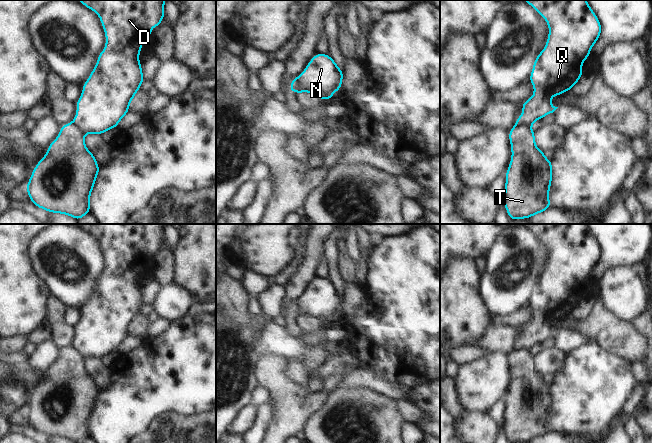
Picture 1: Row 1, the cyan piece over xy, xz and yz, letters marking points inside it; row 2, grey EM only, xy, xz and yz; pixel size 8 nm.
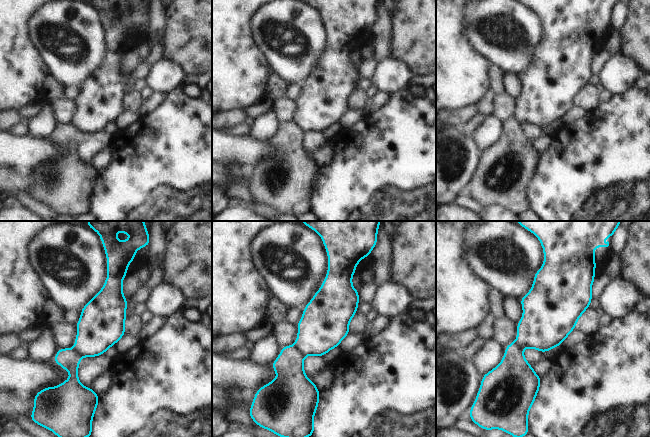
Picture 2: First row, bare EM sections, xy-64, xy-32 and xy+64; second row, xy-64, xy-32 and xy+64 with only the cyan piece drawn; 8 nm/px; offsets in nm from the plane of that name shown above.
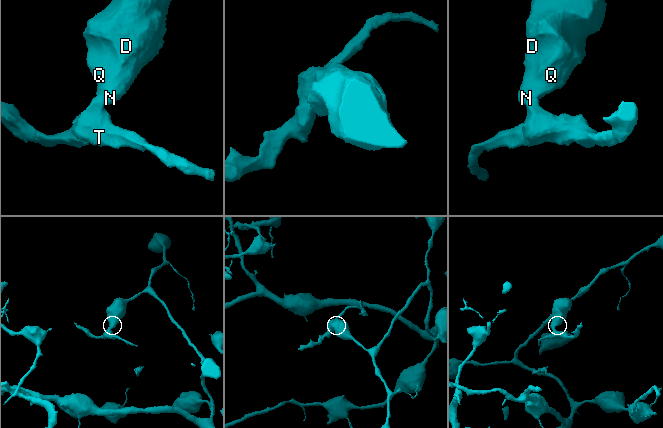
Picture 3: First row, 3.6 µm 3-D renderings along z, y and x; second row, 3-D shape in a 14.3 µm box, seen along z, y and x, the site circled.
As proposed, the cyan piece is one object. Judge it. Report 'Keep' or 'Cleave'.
Cleave

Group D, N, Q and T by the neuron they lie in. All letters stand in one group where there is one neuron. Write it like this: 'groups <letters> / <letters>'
groups D N Q / T

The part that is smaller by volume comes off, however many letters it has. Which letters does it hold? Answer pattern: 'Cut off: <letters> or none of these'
Cut off: T

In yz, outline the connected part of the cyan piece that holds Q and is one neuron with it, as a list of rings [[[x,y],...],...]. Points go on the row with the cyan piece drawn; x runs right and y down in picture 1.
[[[586,0],[523,1],[533,6],[549,26],[547,43],[529,77],[534,95],[521,103],[523,113],[515,123],[532,125],[558,108],[551,104],[552,96],[571,90],[579,81],[583,61],[601,35],[601,23]]]

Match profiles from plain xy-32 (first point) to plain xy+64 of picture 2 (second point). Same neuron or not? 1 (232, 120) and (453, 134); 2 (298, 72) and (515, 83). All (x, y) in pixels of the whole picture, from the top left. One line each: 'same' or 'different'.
1: different
2: different

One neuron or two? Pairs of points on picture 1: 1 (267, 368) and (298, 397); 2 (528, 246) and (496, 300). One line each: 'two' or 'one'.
1: one
2: one

